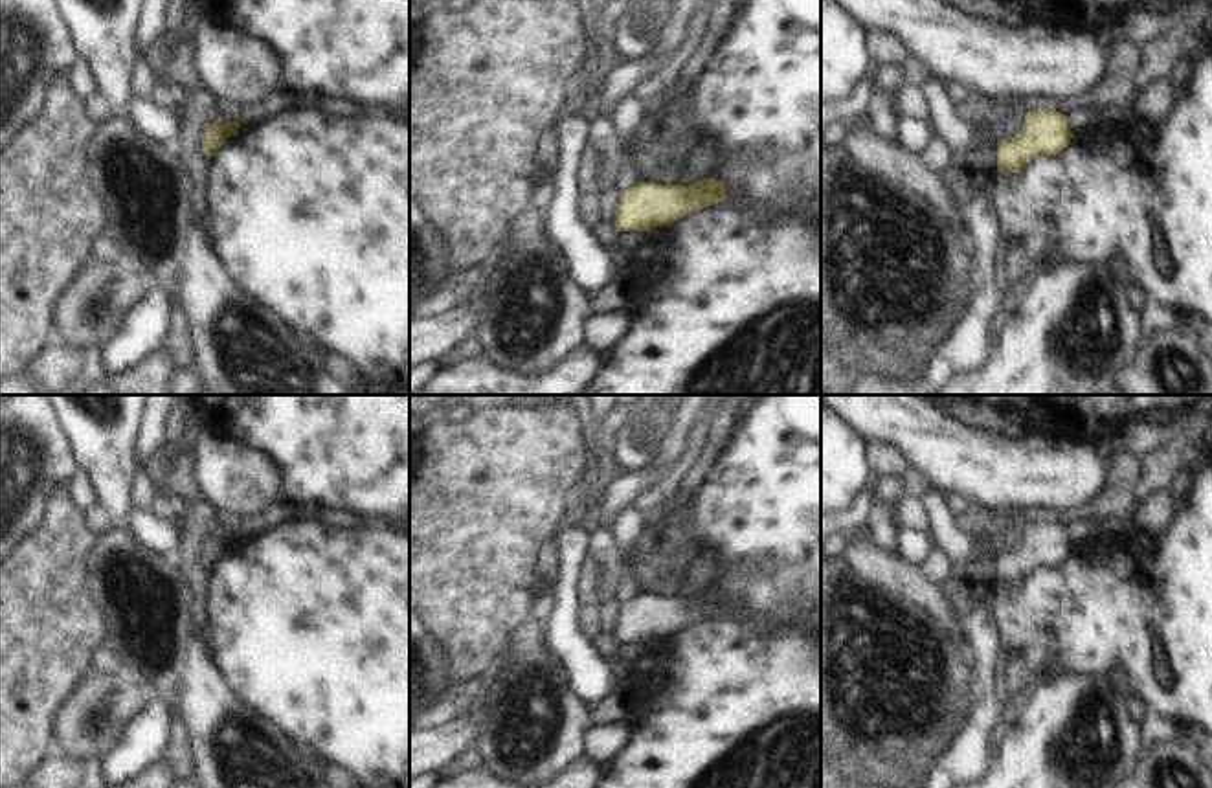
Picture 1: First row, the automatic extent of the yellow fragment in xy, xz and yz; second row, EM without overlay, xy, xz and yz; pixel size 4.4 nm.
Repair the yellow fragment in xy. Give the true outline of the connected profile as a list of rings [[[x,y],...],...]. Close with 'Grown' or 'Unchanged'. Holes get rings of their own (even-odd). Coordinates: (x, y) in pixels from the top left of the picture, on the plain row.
[[[237,533],[217,536],[217,535],[206,535],[204,546],[202,546],[202,564],[209,571],[230,547],[235,547],[239,544],[241,536]]]. Unchanged

